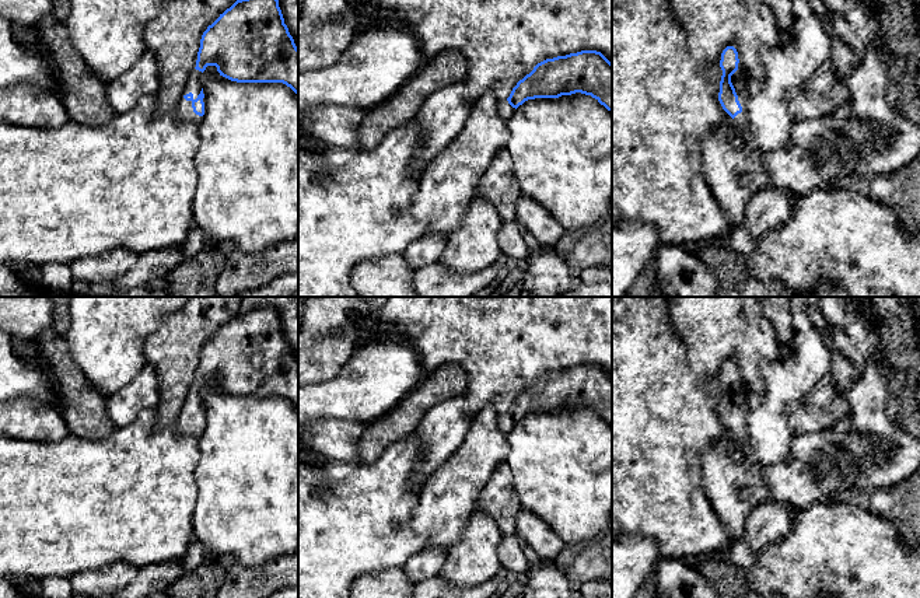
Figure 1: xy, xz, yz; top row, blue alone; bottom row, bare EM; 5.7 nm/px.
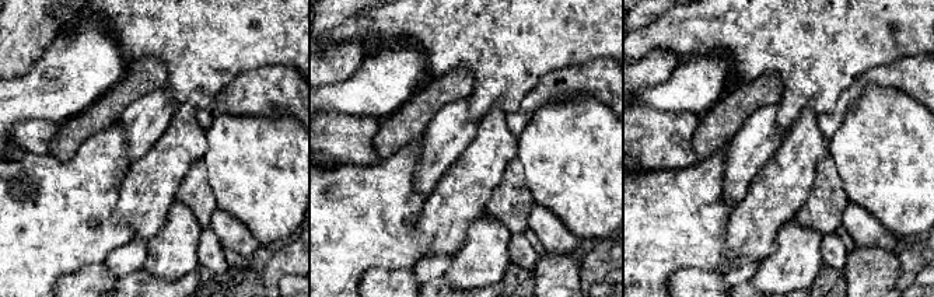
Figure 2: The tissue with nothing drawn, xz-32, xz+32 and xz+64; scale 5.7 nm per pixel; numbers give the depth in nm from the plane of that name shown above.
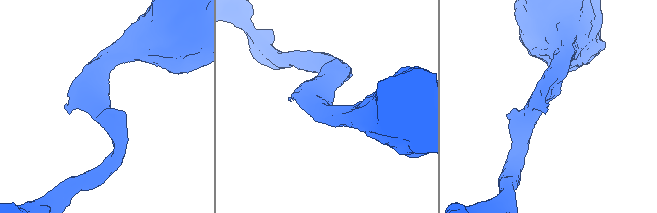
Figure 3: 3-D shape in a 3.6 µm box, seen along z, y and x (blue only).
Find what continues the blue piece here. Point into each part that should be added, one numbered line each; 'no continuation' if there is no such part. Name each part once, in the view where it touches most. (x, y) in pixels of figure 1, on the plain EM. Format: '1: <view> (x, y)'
1: yz (741, 433)

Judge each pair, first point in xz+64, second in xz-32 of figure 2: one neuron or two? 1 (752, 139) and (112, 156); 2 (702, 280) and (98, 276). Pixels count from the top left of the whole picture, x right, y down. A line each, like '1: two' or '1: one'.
1: two
2: one

